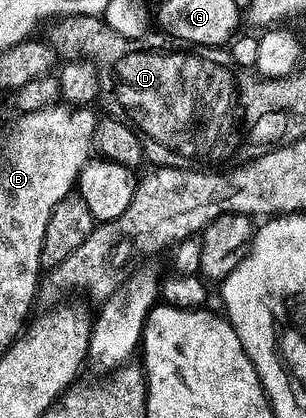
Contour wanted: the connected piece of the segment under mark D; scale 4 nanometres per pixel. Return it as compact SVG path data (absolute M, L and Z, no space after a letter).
M139 50L122 58L114 73L114 78L118 80L116 98L129 114L129 121L145 139L164 144L185 158L194 155L218 164L222 160L227 160L226 152L215 152L215 148L222 142L224 134L230 128L230 120L228 120L228 112L232 108L230 76L228 72L222 72L222 68L218 70L210 64L208 66L200 64L198 54L182 54L174 51L153 53Z

